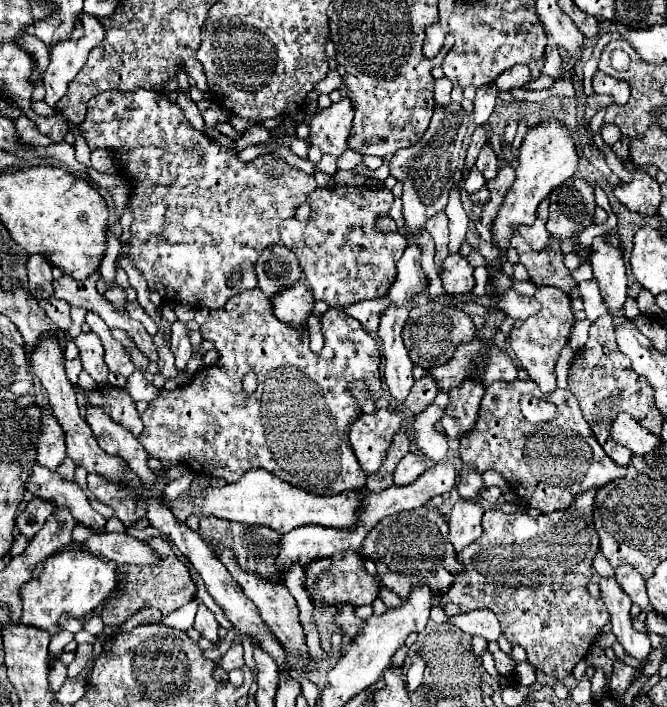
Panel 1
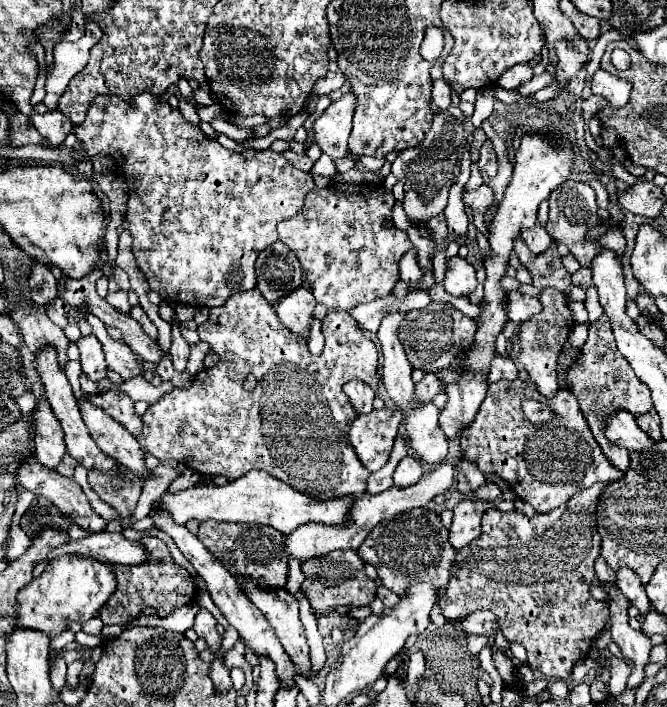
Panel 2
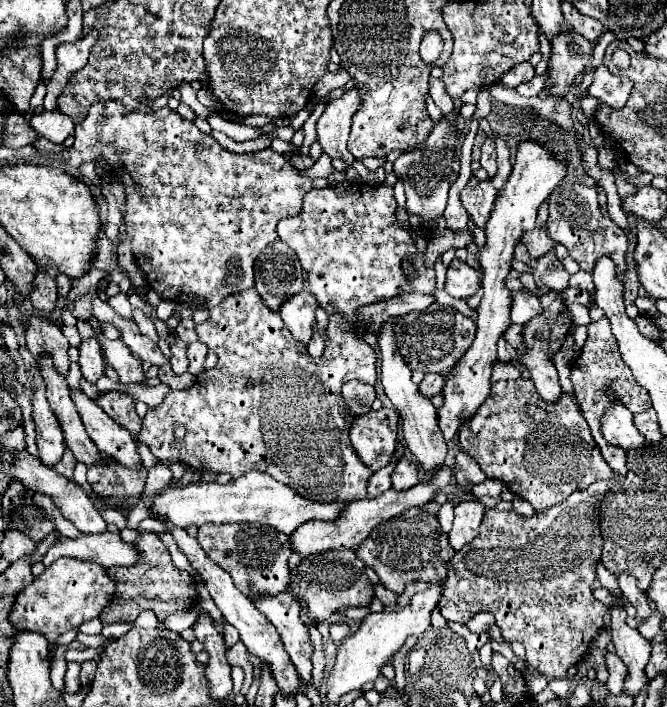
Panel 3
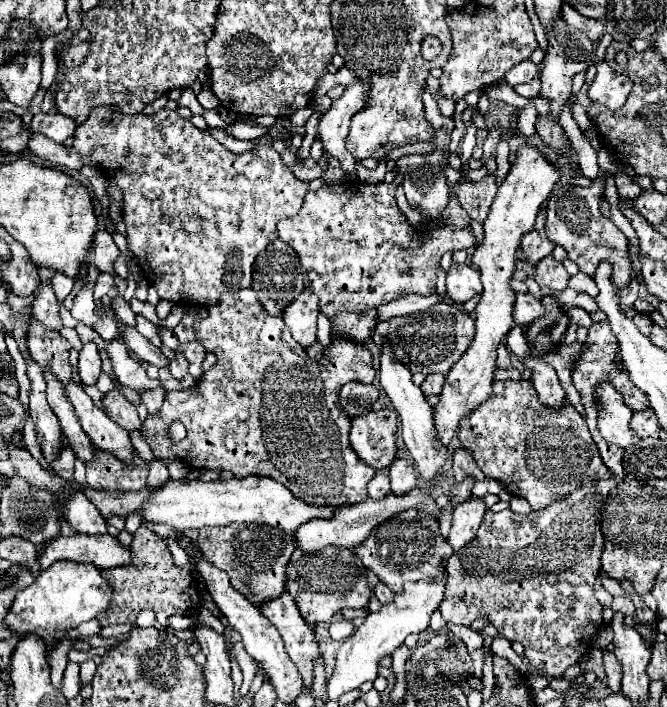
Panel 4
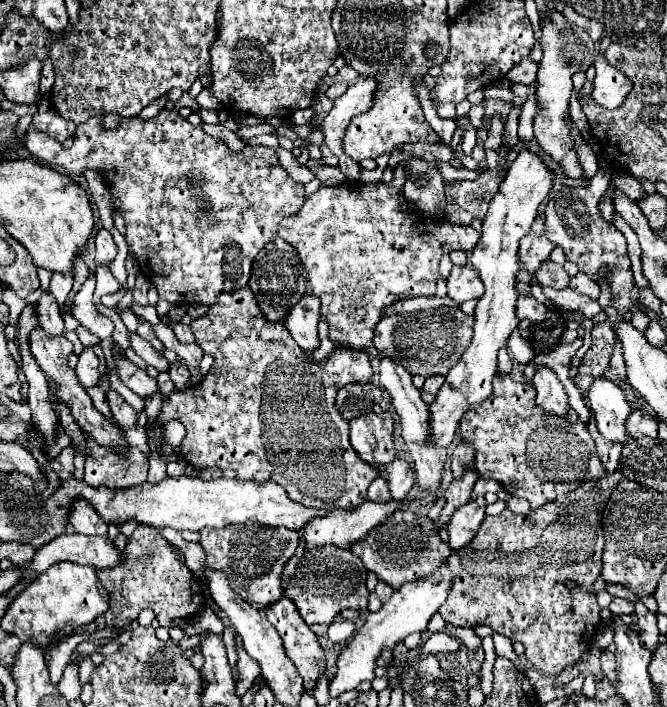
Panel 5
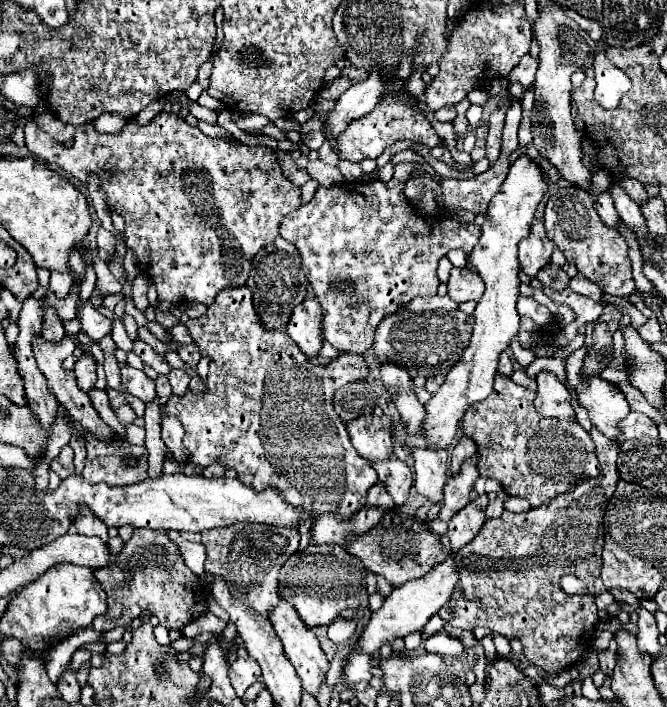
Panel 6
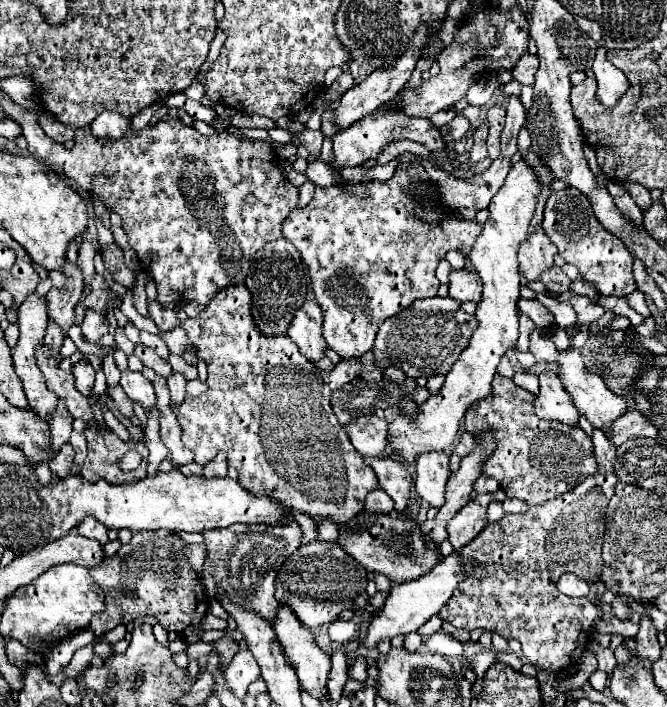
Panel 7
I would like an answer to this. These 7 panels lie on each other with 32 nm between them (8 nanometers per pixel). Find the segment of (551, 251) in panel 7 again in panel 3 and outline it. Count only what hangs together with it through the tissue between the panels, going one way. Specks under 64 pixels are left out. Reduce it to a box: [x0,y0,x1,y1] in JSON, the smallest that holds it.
[522,204,556,258]

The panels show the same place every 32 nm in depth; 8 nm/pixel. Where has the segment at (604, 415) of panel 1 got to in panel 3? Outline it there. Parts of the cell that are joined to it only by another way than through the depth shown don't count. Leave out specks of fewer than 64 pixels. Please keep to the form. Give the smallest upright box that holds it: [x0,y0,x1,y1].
[572,318,650,478]

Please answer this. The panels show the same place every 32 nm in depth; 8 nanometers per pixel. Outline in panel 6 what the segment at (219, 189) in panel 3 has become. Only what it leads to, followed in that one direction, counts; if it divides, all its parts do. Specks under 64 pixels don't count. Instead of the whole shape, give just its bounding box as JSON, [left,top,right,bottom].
[24,112,302,306]

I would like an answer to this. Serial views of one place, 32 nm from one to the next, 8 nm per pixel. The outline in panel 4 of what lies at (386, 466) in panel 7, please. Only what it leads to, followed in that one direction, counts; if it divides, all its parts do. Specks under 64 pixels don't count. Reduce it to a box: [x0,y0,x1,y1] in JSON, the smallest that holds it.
[388,460,418,496]

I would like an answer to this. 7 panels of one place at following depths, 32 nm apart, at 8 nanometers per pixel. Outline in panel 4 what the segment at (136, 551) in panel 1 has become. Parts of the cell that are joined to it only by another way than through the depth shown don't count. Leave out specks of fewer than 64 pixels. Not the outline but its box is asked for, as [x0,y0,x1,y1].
[36,534,130,570]

